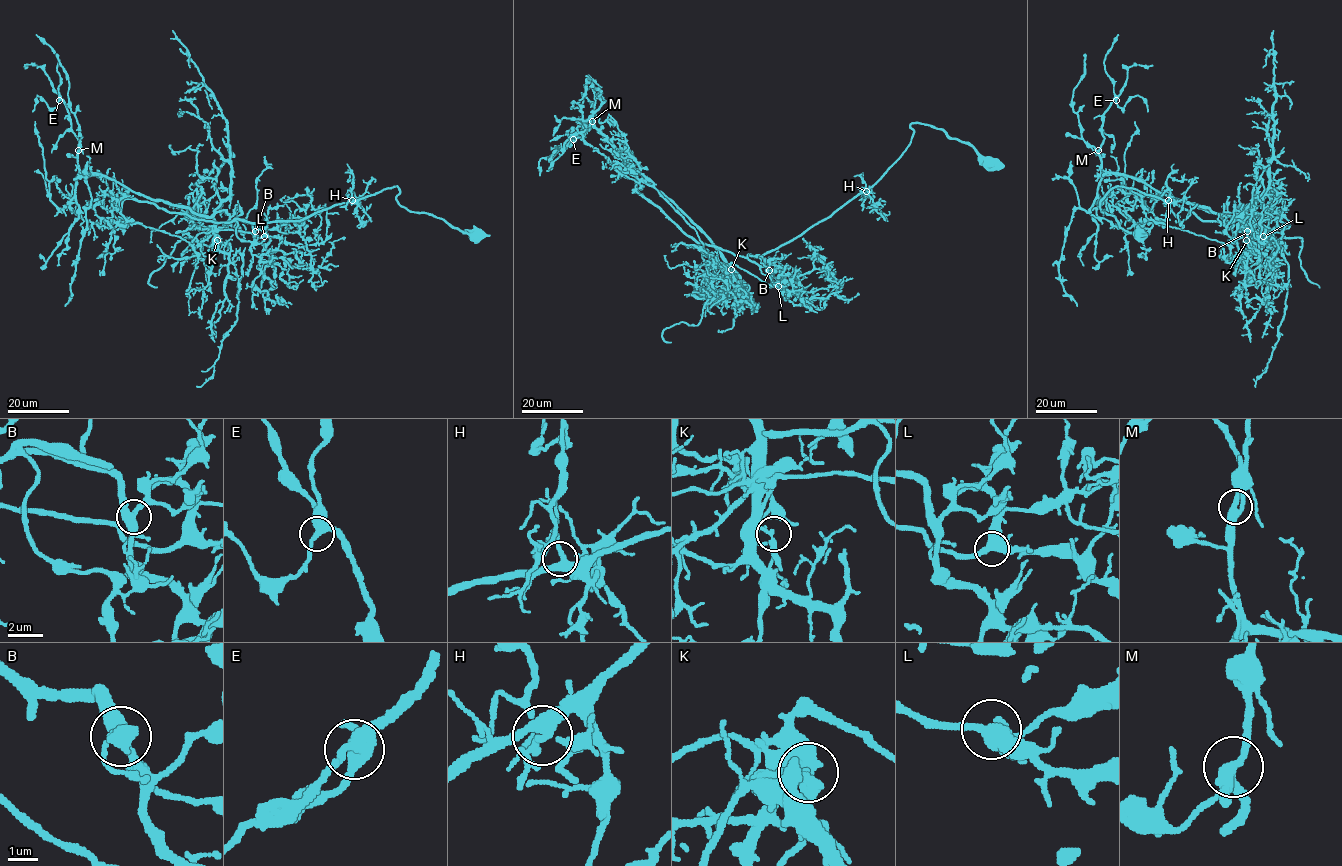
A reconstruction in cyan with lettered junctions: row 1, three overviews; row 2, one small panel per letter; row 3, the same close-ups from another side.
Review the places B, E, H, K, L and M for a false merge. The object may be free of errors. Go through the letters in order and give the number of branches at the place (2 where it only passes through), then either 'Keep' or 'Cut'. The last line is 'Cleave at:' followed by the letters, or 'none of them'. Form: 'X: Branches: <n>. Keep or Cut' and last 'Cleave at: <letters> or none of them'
B: Branches: 3. Keep
E: Branches: 3. Keep
H: Branches: 3. Keep
K: Branches: 2. Cut
L: Branches: 3. Keep
M: Branches: 3. Keep
Cleave at: K

